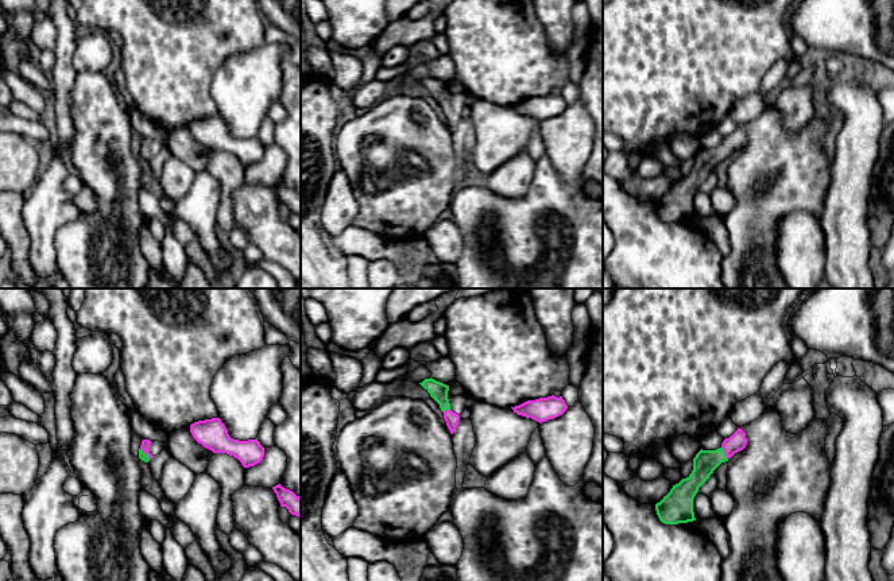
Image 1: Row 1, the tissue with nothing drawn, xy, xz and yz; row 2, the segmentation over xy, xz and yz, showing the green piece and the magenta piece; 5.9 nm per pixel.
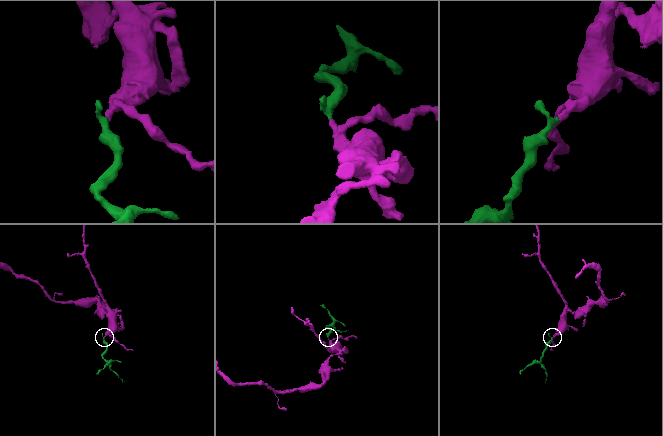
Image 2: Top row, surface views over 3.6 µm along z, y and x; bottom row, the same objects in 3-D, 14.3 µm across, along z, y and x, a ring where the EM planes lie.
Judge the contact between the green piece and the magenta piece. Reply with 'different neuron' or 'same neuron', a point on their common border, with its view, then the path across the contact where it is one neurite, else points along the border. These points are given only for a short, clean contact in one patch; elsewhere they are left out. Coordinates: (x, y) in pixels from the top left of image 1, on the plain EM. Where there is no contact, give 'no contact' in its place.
same neuron; contact yz (724, 151); way yz (705, 159), (724, 151), (738, 139)

